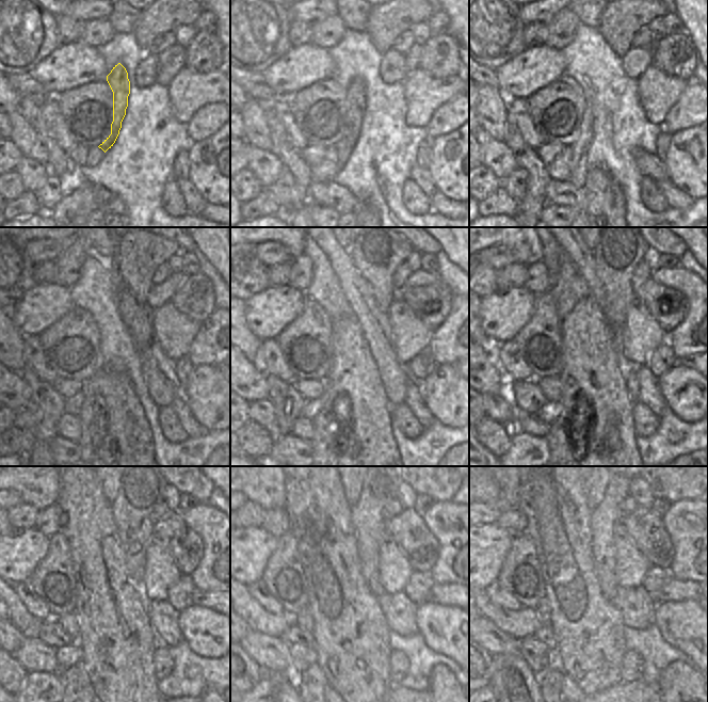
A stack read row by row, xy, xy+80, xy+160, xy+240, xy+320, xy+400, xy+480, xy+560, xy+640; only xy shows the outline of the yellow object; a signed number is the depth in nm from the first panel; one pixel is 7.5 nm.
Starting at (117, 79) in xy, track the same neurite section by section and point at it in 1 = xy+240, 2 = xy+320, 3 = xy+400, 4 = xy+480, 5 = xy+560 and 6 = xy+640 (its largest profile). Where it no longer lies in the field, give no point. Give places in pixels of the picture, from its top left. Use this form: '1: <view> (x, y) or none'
1: xy+240 (91, 439)
2: xy+320 (324, 431)
3: xy+400 (558, 441)
4: xy+480 (76, 680)
5: xy+560 (310, 683)
6: xy+640 (551, 682)

